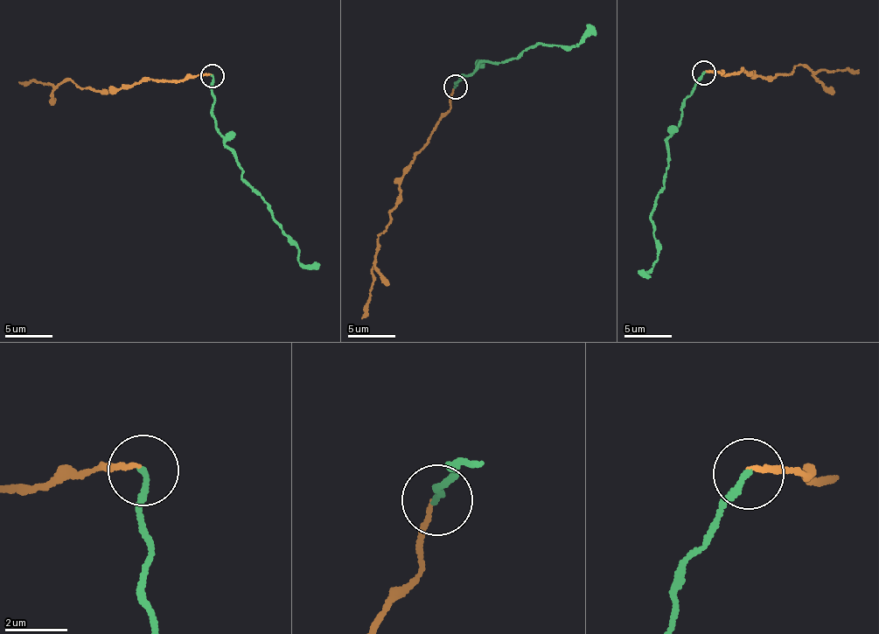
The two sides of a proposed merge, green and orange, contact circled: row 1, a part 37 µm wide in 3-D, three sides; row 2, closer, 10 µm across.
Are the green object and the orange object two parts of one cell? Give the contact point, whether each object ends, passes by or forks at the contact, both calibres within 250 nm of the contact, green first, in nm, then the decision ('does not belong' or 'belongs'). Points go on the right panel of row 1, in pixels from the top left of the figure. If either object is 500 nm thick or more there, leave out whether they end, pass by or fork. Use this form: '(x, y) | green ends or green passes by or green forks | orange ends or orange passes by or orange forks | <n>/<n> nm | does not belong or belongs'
(704, 73) | green ends | orange ends | 190/130 nm | does not belong

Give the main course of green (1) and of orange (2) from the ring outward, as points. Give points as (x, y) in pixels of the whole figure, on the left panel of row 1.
1: (212, 76), (215, 128), (242, 170), (242, 179), (264, 198), (303, 264), (316, 265)
2: (212, 73), (144, 78), (113, 90), (77, 86), (66, 78), (56, 86), (34, 80), (20, 84)

